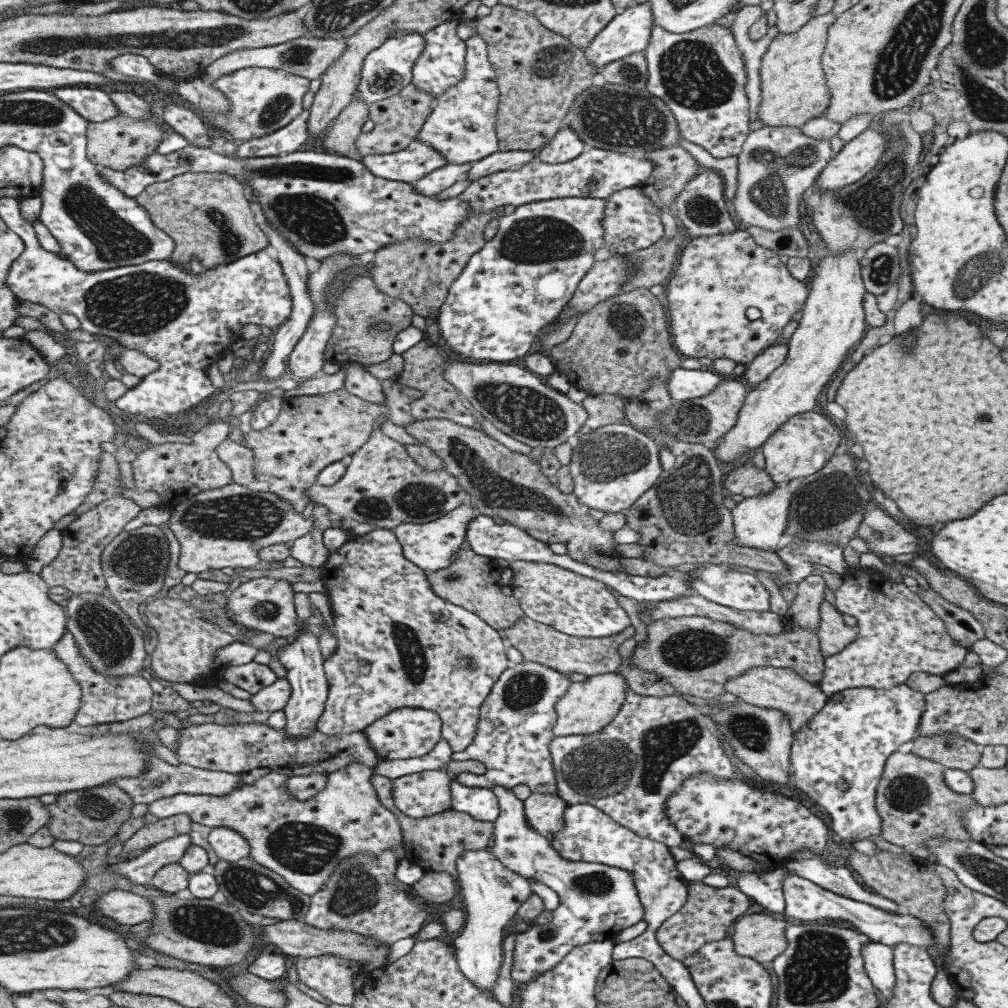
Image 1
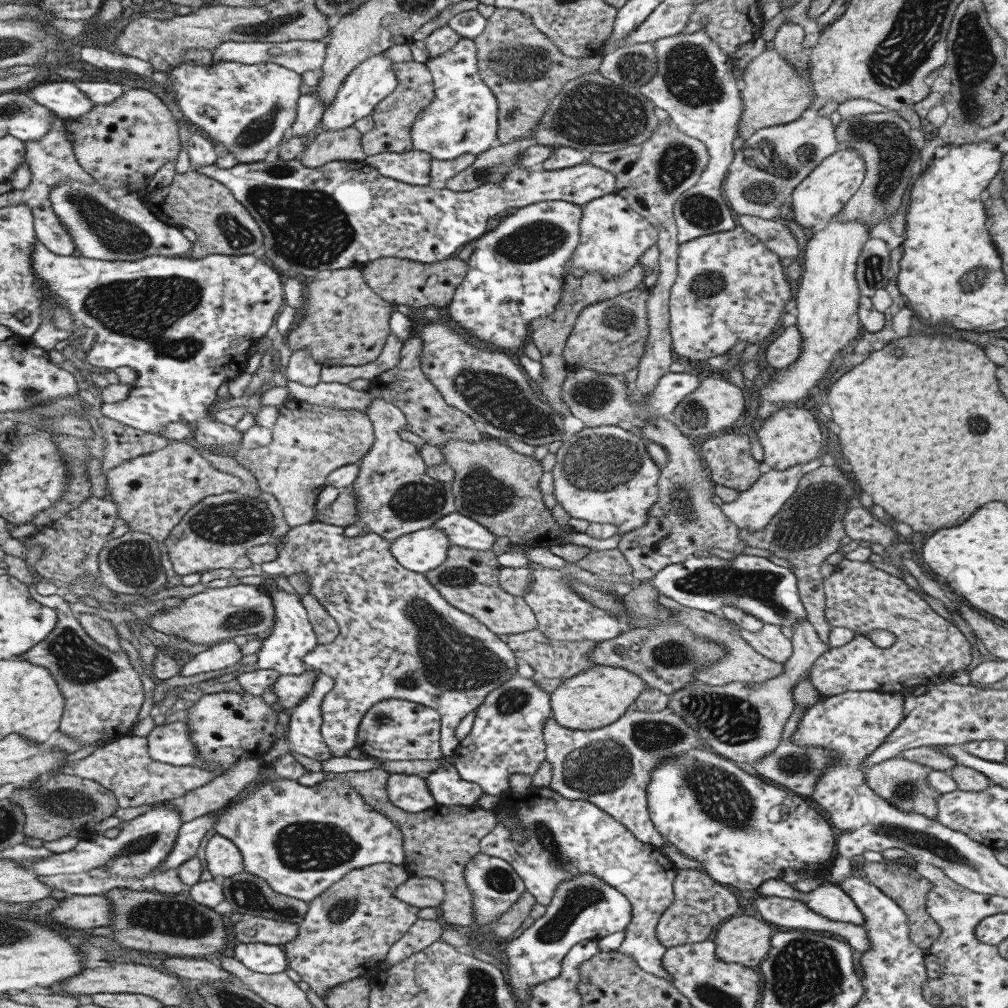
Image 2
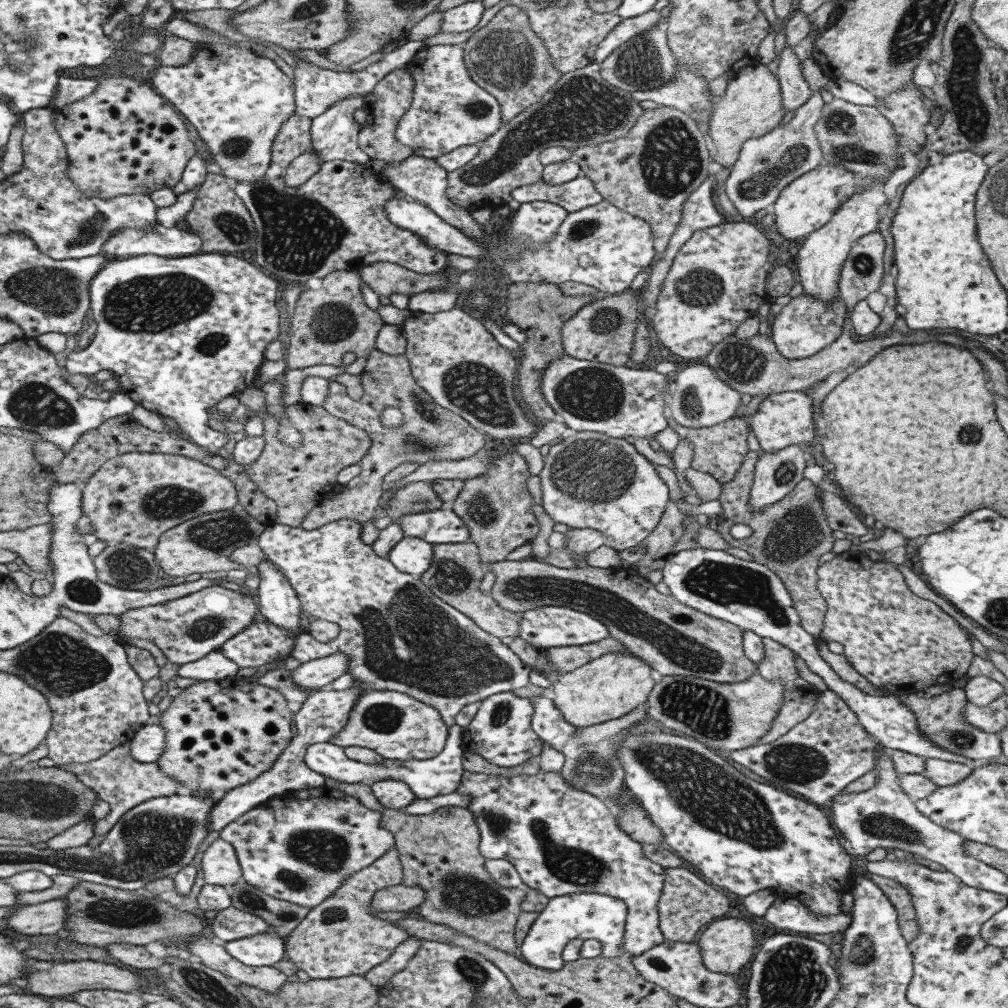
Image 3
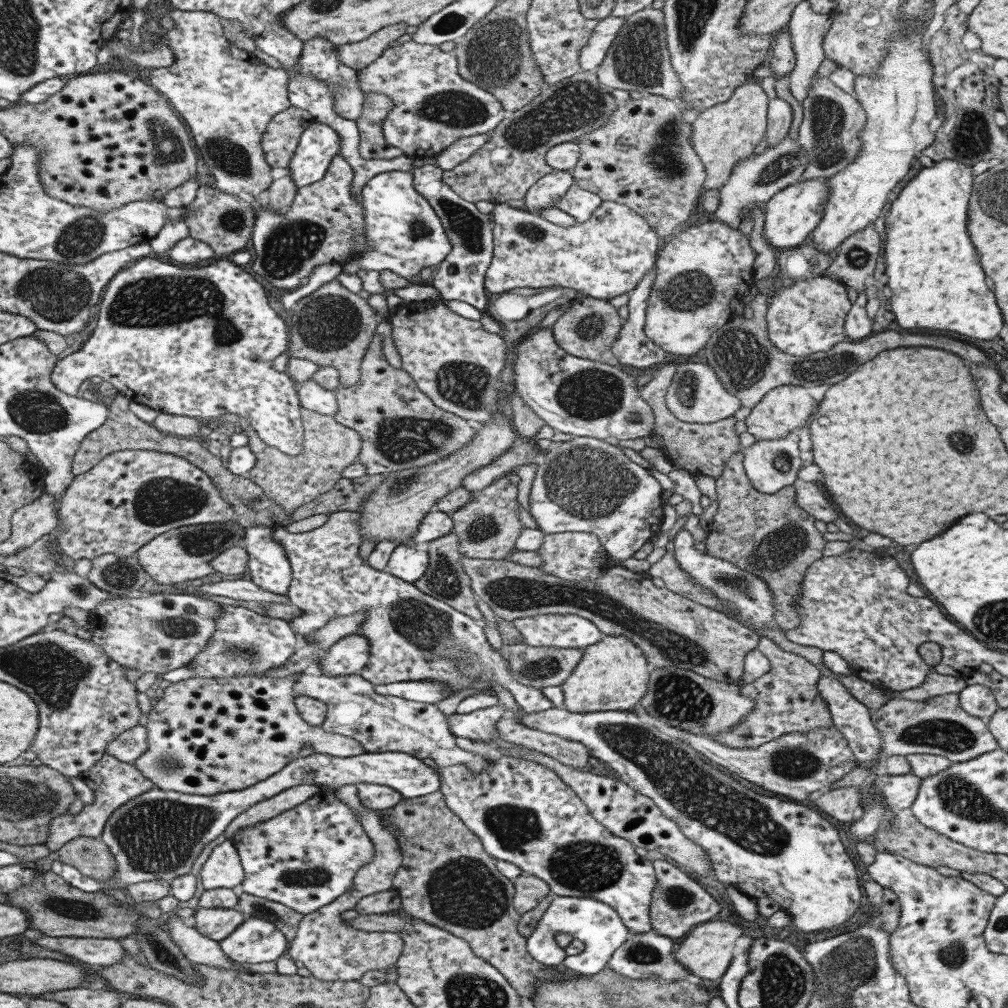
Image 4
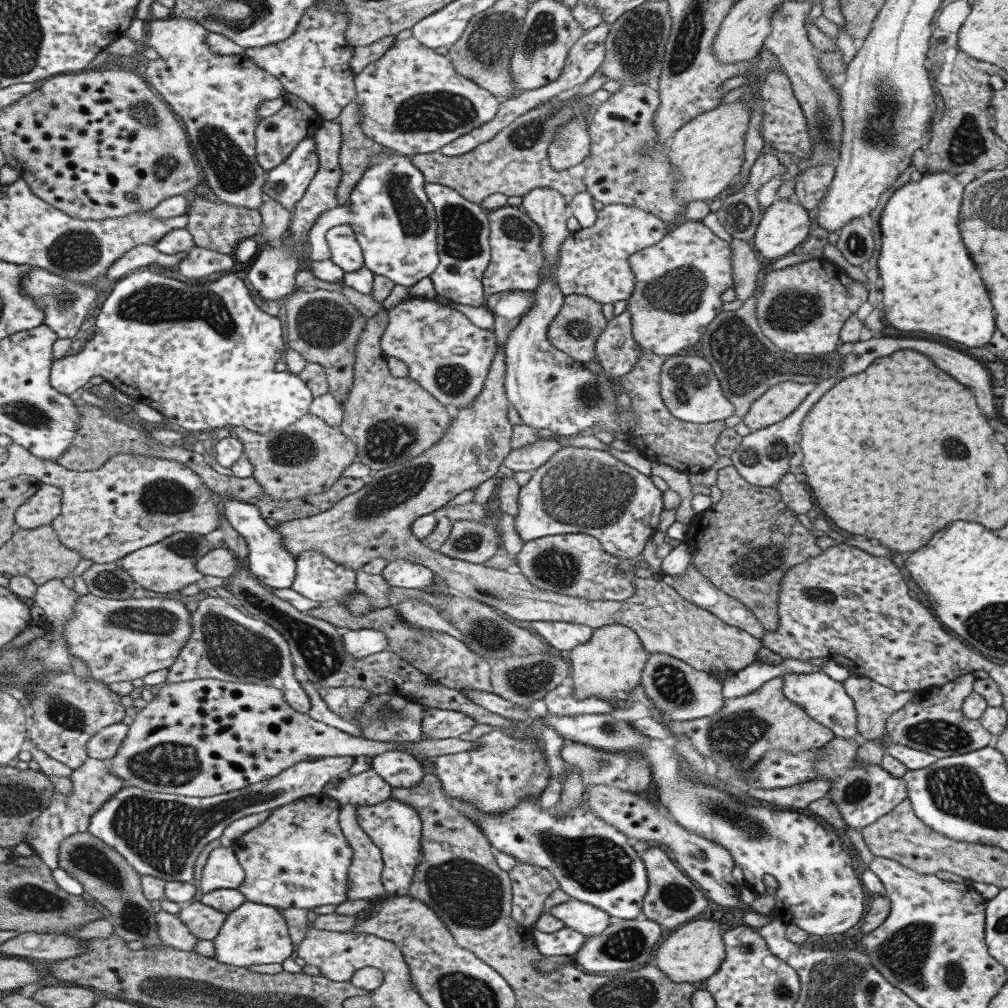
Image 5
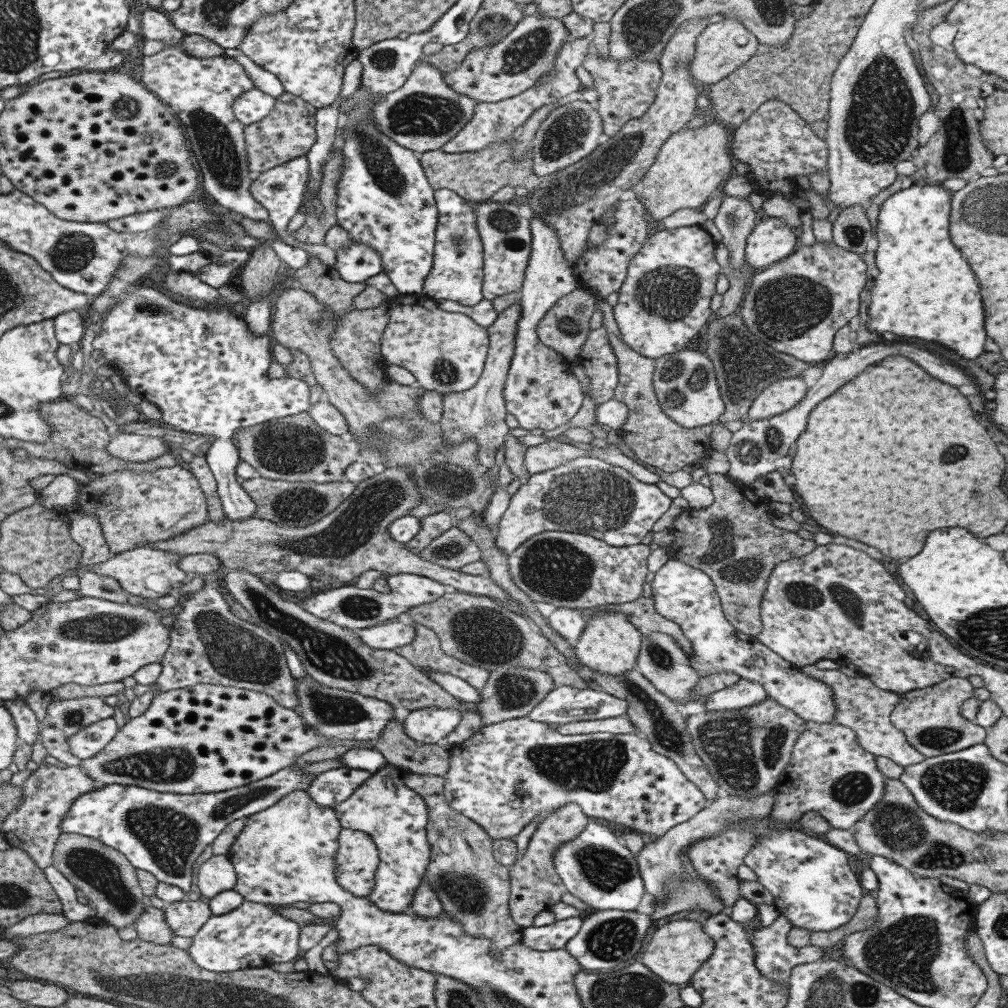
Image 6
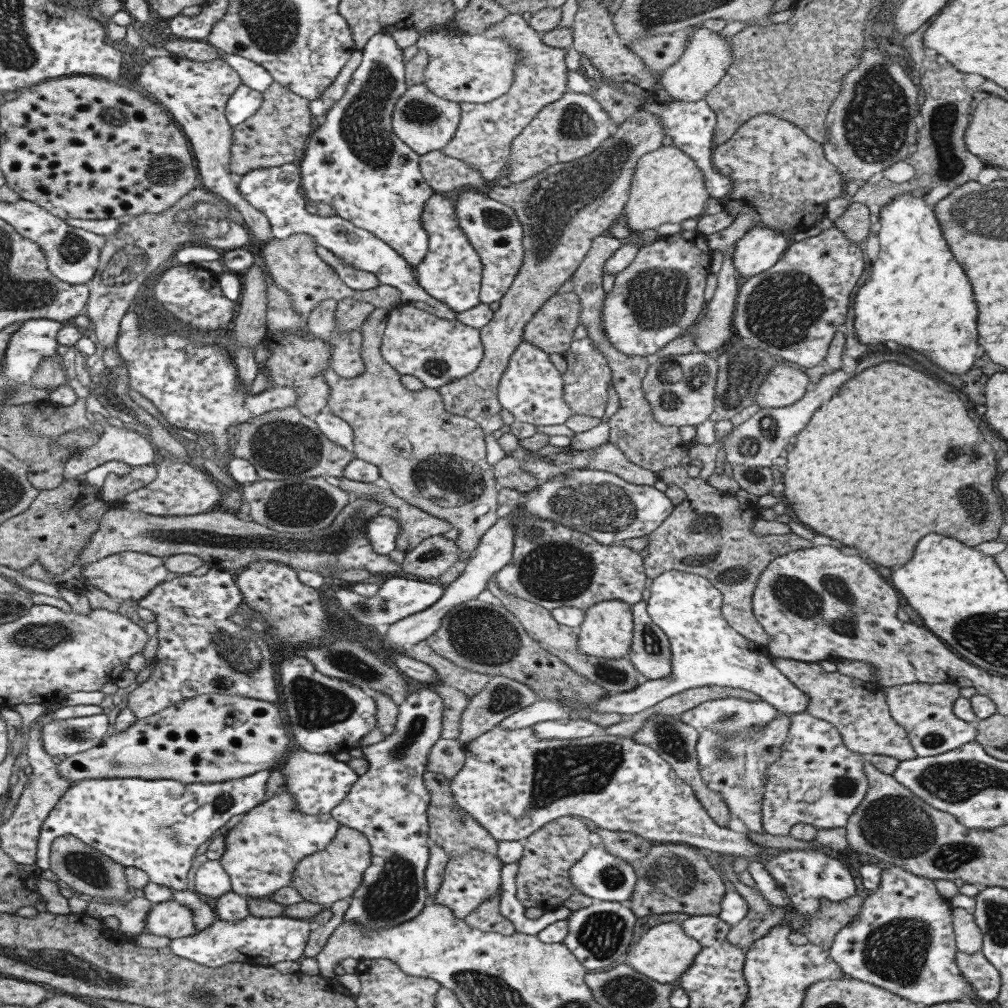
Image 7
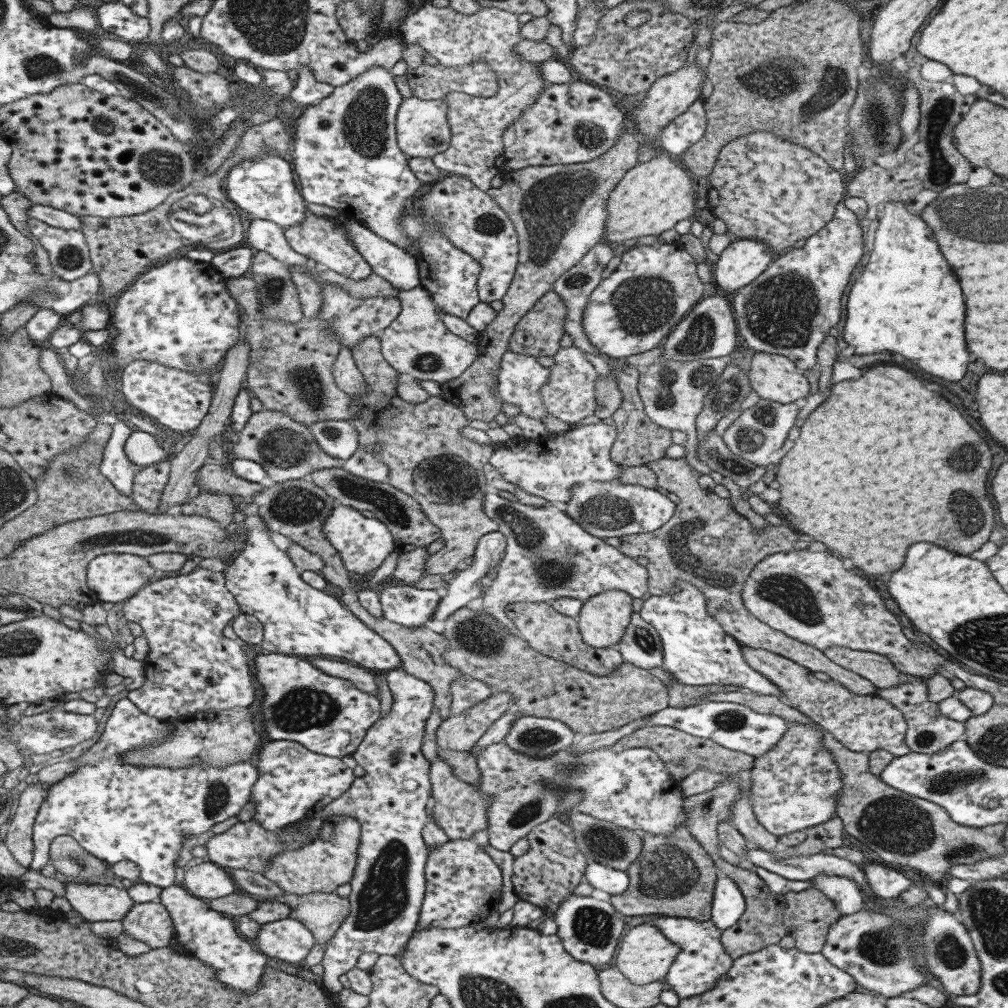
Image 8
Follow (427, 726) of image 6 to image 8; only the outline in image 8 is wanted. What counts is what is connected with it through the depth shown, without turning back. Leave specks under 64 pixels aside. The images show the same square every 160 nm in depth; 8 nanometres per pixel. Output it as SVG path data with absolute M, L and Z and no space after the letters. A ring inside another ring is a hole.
M400 668L386 672L385 675L391 692L391 707L384 716L373 721L362 742L350 755L355 759L357 766L365 770L365 774L353 779L345 792L326 804L319 812L324 818L331 815L347 815L360 824L360 843L356 850L353 878L350 880L351 891L347 896L350 911L326 943L320 962L323 986L333 993L339 992L342 988L341 983L336 980L337 977L353 968L357 957L363 952L400 956L412 932L416 930L425 890L424 864L428 851L422 837L422 828L428 821L427 808L430 805L431 789L428 777L430 763L421 754L421 739L425 720L433 710L434 694L423 680L418 680Z

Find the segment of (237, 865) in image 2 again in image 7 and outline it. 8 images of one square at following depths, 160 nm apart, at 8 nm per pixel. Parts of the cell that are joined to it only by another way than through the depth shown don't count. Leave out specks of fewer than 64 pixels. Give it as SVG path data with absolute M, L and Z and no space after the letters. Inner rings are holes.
M218 860L203 862L193 874L193 888L196 894L219 898L231 891L230 879Z

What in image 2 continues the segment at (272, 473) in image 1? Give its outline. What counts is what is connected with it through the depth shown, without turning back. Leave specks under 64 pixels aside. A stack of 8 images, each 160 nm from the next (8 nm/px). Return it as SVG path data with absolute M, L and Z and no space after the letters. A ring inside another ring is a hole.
M289 398L278 408L277 413L277 418L270 429L272 432L270 441L265 446L251 450L237 447L232 450L232 454L242 467L251 472L258 488L275 498L277 504L281 506L281 514L287 526L296 527L312 520L314 504L324 487L326 476L335 468L358 462L372 447L374 434L371 421L363 411L341 411Z

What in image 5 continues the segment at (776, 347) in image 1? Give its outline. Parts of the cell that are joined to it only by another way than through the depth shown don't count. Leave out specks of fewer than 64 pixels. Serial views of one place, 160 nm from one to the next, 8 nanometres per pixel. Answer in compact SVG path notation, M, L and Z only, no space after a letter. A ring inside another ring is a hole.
M824 259L809 260L781 270L765 271L760 276L755 301L755 318L762 332L779 350L791 354L821 355L835 351L843 344L839 340L839 331L845 320L849 318L867 298L865 285L857 279L849 277L839 266Z

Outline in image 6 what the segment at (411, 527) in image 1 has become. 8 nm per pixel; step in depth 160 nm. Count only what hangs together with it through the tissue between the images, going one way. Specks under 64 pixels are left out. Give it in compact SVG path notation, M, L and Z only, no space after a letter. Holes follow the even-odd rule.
M397 573L385 576L389 586L389 592L377 592L369 588L353 587L351 583L335 586L326 591L318 592L316 595L307 594L299 597L300 608L305 612L314 615L320 620L337 624L337 627L345 629L365 629L376 626L395 617L405 617L405 611L411 606L433 603L438 596L443 596L445 585L431 580L426 576L419 576L413 573Z

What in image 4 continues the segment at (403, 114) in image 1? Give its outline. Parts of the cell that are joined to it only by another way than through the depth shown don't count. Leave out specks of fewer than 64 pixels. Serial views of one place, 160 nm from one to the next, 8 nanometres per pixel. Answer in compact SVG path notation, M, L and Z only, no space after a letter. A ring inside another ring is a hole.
M362 93L362 107L355 125L358 131L358 154L361 159L371 162L389 161L402 156L399 150L385 143L381 124L392 102L384 94Z

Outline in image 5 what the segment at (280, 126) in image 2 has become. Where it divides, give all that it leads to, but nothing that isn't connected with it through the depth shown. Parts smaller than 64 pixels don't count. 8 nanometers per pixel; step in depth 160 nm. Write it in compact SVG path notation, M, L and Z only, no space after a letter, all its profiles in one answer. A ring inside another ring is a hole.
M148 17L144 24L149 34L146 44L157 52L159 58L147 60L143 79L168 103L170 109L187 127L186 138L202 181L209 186L209 190L221 203L258 210L265 199L261 186L267 175L267 172L257 165L255 159L254 132L261 120L258 118L258 106L263 101L281 96L282 84L274 76L253 64L244 54L231 56L213 54L204 41L208 30L192 18Z

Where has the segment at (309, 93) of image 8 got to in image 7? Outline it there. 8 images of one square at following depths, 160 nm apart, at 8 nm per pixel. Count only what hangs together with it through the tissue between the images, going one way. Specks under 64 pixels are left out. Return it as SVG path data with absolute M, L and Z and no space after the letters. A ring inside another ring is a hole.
M353 50L344 67L339 71L336 79L326 88L316 99L308 101L308 109L313 116L314 123L322 119L322 114L339 100L346 91L347 81L350 80L351 73L360 63L361 51Z

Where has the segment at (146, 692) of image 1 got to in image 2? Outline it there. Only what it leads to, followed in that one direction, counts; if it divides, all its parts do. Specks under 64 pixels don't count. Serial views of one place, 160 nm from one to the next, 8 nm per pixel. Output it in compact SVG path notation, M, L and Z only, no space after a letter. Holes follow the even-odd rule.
M33 592L33 601L53 608L56 624L52 631L47 632L45 640L41 640L18 658L47 669L47 673L55 681L63 699L59 732L75 739L81 747L105 745L109 741L126 737L134 724L133 720L139 716L143 702L140 674L129 664L129 657L121 652L109 652L107 648L89 639L81 630L79 622L73 618L68 604L58 595L41 596Z

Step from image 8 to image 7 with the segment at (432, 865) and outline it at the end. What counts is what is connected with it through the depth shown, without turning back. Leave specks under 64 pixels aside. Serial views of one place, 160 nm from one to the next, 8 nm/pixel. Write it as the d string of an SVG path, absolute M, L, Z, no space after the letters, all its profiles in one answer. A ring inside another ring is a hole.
M472 848L460 855L451 855L442 872L443 882L432 896L432 904L446 906L452 912L454 920L465 918L496 892L503 865L496 854L488 853L485 849Z

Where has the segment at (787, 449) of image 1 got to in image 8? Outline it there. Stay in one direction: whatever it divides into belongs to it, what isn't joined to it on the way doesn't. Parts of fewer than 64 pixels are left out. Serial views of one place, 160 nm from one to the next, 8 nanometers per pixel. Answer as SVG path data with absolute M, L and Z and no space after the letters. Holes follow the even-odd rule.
M749 351L748 356L750 387L759 398L785 405L808 396L805 375L787 357L757 351Z

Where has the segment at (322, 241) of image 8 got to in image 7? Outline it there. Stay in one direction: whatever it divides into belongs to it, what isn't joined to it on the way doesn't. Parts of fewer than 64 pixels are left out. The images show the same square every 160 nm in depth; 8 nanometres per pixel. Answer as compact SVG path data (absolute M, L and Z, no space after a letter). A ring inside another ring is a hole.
M315 243L314 249L317 257L333 269L345 286L353 290L369 290L369 288L375 288L380 283L373 274L355 270L353 266L347 266L345 262L337 260L337 256L333 256L324 246Z

